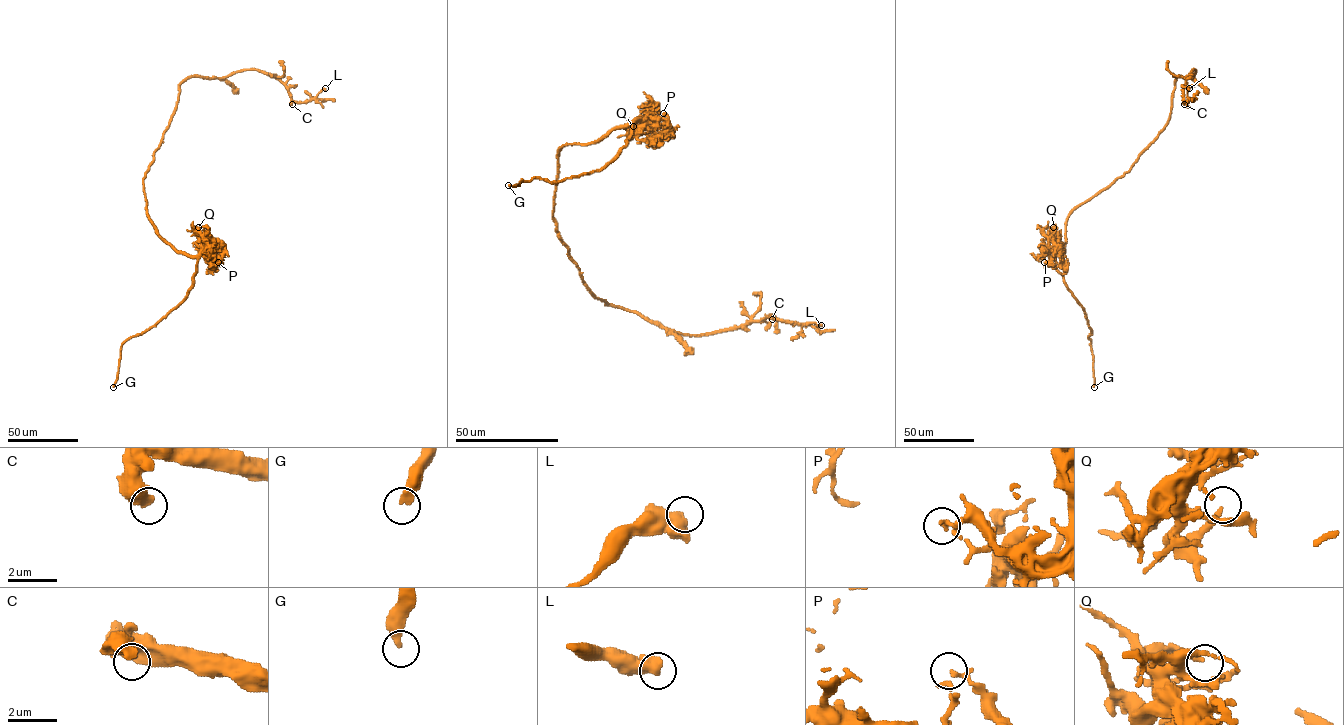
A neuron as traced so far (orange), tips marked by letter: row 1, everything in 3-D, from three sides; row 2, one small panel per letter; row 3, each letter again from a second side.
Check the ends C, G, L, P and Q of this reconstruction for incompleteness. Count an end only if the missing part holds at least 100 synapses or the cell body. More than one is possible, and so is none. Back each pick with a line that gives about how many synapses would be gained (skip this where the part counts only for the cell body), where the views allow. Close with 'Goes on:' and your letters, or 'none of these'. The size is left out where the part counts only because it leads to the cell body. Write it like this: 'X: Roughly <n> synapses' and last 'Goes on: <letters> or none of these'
G: Roughly 3000 synapses
Goes on: G

